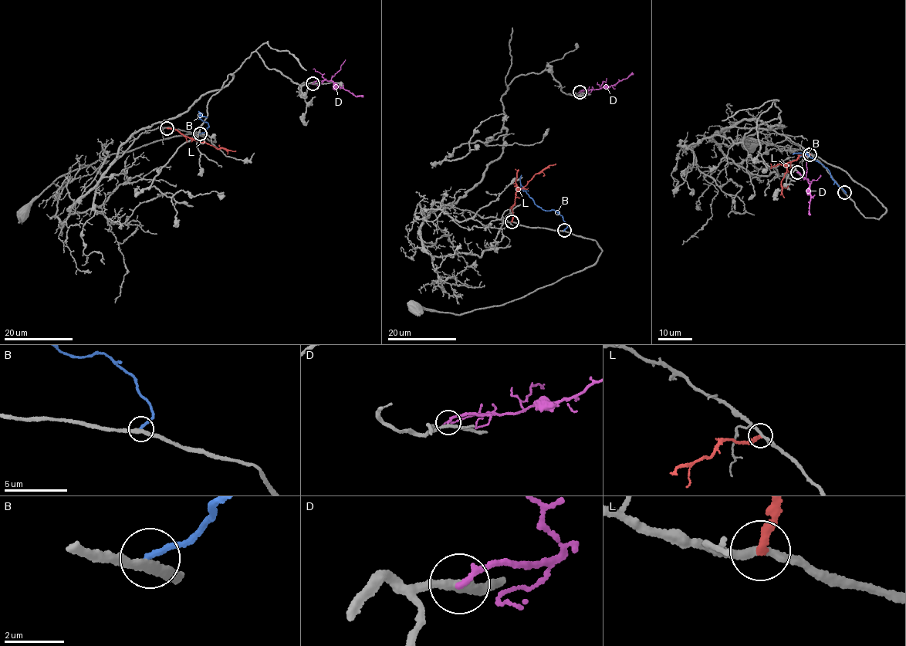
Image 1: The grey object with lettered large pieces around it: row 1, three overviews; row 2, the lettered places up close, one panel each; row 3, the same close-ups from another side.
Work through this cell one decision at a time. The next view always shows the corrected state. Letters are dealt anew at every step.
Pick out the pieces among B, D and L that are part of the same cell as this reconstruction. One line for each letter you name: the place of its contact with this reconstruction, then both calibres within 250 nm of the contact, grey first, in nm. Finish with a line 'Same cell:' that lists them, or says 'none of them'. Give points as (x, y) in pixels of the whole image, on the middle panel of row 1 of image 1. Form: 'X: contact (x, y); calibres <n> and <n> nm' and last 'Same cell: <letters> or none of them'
Same cell: none of them

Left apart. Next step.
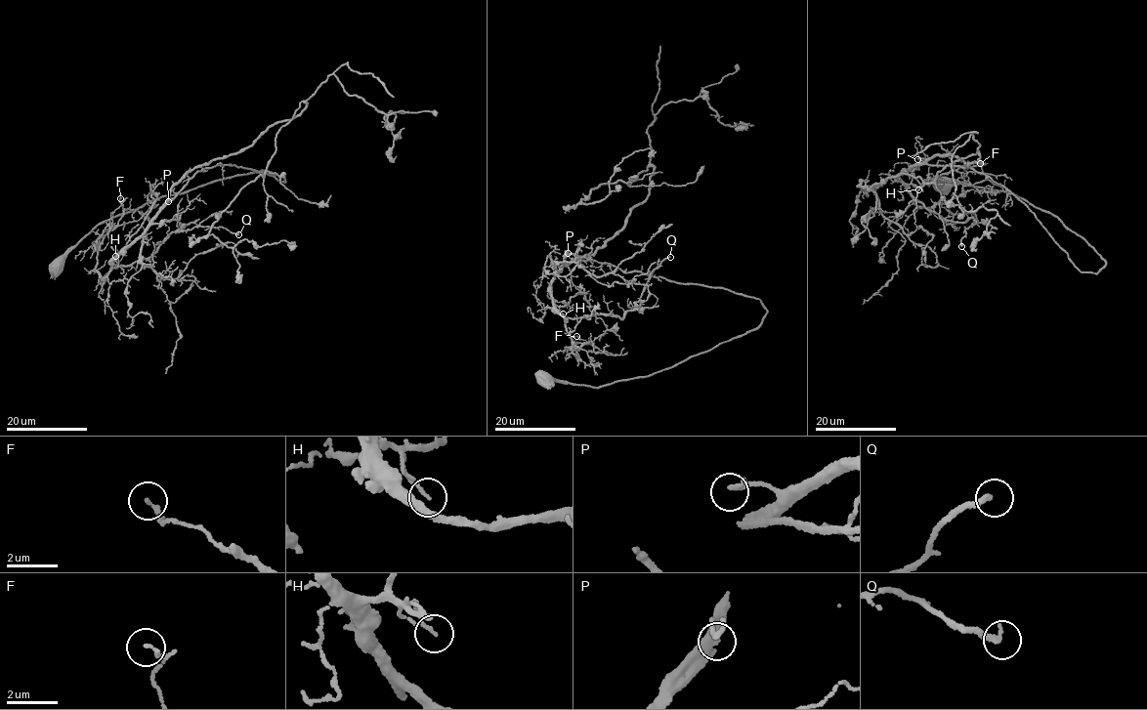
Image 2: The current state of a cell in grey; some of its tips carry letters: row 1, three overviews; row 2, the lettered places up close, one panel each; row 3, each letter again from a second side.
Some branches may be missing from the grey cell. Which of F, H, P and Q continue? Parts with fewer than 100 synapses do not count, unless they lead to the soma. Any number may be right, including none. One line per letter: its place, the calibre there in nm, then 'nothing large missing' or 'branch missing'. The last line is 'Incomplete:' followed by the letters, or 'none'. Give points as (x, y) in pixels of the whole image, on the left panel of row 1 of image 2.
F: place (120, 198); calibre 100 nm; nothing large missing
H: place (115, 256); calibre 100 nm; nothing large missing
P: place (168, 201); calibre 200 nm; nothing large missing
Q: place (238, 234); calibre 240 nm; nothing large missing
Incomplete: none

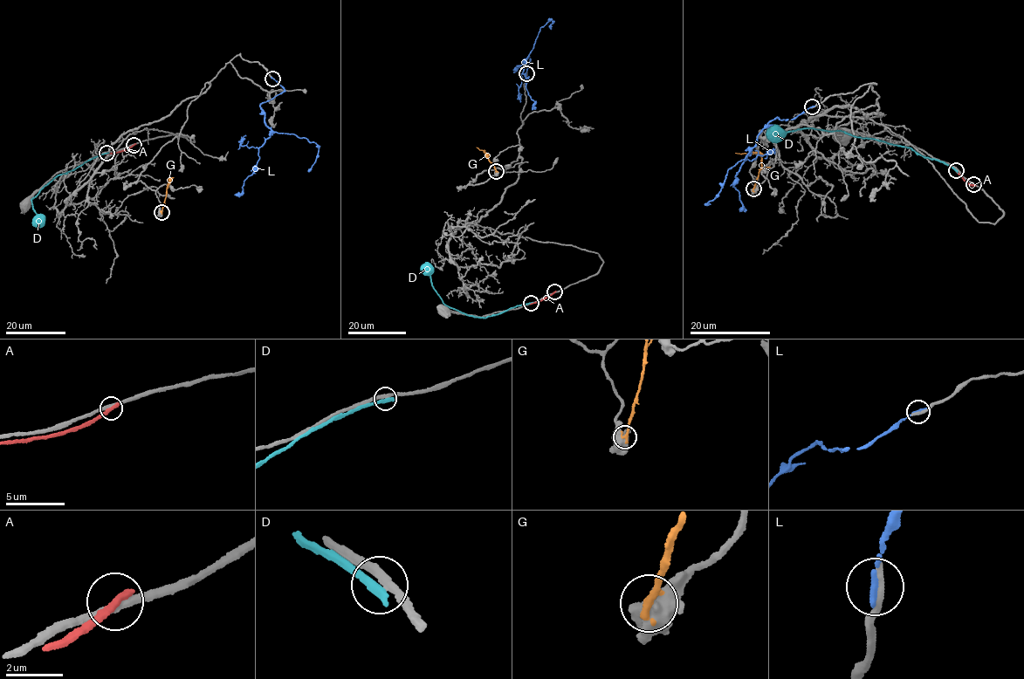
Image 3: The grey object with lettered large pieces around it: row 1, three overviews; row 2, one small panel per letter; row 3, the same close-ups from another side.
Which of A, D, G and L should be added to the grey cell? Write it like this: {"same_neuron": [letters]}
{"same_neuron": []}

